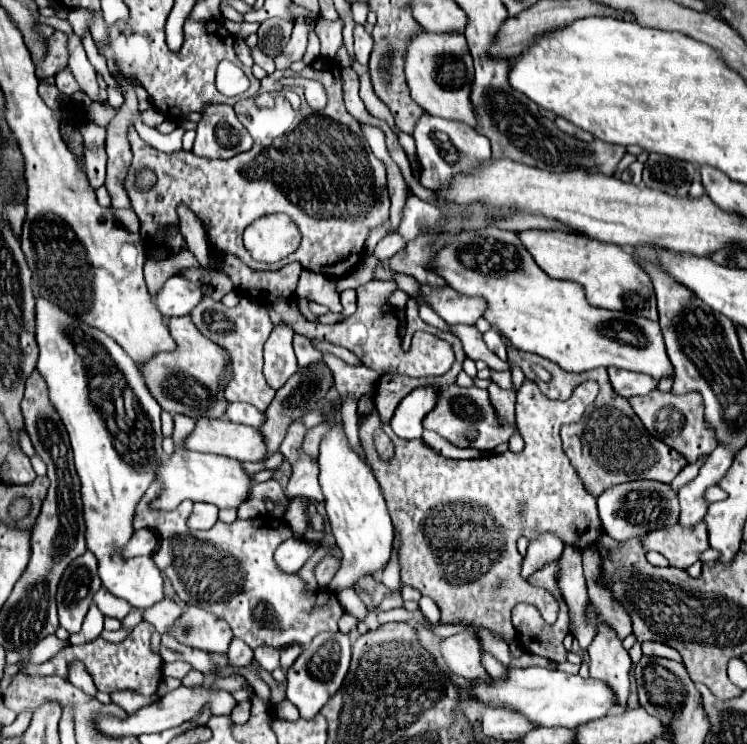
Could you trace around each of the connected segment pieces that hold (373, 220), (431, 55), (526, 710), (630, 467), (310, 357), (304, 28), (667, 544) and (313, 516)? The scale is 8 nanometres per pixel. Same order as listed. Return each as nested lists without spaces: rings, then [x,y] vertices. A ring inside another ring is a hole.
[[[320,57],[300,75],[324,85],[328,105],[322,111],[314,111],[302,101],[300,111],[290,109],[292,113],[288,117],[286,111],[258,109],[250,99],[238,101],[238,115],[248,115],[248,131],[254,135],[254,145],[250,151],[228,161],[204,159],[192,151],[162,153],[144,143],[136,129],[130,127],[128,139],[134,161],[126,177],[126,191],[140,217],[142,237],[158,239],[158,229],[178,223],[178,203],[186,203],[206,221],[204,227],[214,255],[234,253],[258,271],[278,271],[298,261],[304,269],[340,277],[358,265],[368,233],[384,225],[390,217],[386,169],[380,159],[372,157],[360,123],[344,107],[340,65],[334,59]],[[142,169],[156,173],[154,187],[146,191],[136,187],[136,173]],[[268,213],[290,215],[302,233],[300,247],[278,263],[258,263],[242,245],[244,229]],[[338,261],[346,261],[346,267],[332,267]]]
[[[428,31],[416,35],[410,41],[406,53],[406,81],[412,99],[428,115],[450,119],[450,121],[462,121],[470,127],[476,127],[476,115],[470,103],[474,67],[472,67],[472,57],[464,35],[428,33]]]
[[[544,667],[530,669],[508,669],[508,679],[494,679],[492,683],[480,681],[472,695],[484,705],[494,707],[510,707],[526,715],[538,727],[580,727],[582,723],[590,723],[610,713],[612,707],[618,705],[612,687],[606,687],[600,679],[582,679],[580,675],[562,673],[558,669],[550,671]]]
[[[506,341],[506,349],[508,349],[508,363],[510,367],[520,367],[526,375],[526,379],[538,383],[540,391],[554,401],[566,401],[570,397],[570,393],[574,391],[576,385],[594,379],[600,385],[600,395],[596,397],[596,425],[570,425],[570,427],[562,427],[562,443],[564,443],[564,451],[570,457],[572,465],[576,467],[578,475],[582,477],[584,485],[588,487],[590,493],[594,493],[596,497],[618,483],[626,483],[626,481],[636,481],[636,479],[654,479],[654,481],[662,481],[668,483],[668,479],[674,479],[684,467],[686,467],[686,459],[676,453],[674,449],[670,449],[668,445],[664,445],[662,441],[654,439],[652,435],[648,435],[646,431],[642,433],[642,423],[640,419],[636,419],[636,413],[628,411],[628,401],[620,395],[614,393],[608,373],[604,367],[598,369],[590,369],[584,373],[568,373],[564,369],[560,369],[556,363],[538,357],[534,353],[522,353],[516,351],[516,347],[510,347],[510,341]],[[540,363],[544,369],[548,369],[552,373],[552,381],[544,383],[540,381],[534,371],[530,369],[530,365]]]
[[[294,335],[294,353],[298,357],[300,367],[306,367],[306,365],[322,359],[322,353],[312,345],[310,339],[306,339],[302,335]]]
[[[298,17],[296,25],[294,25],[294,31],[292,31],[292,37],[286,43],[282,55],[274,57],[276,69],[286,71],[294,61],[302,61],[302,57],[306,53],[306,43],[308,43],[308,31],[312,31],[312,29],[314,29],[314,21],[312,19]]]
[[[704,521],[690,529],[674,525],[642,537],[642,547],[662,553],[674,567],[688,569],[708,549],[708,531]]]
[[[314,504],[307,506],[307,515],[309,518],[310,526],[317,531],[324,531],[324,520],[323,517],[317,512]]]

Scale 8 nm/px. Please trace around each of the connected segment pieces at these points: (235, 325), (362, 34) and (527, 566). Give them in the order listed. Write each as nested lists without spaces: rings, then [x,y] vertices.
[[[204,297],[200,305],[192,311],[192,321],[200,329],[202,335],[218,343],[230,353],[230,365],[232,365],[232,379],[224,383],[224,393],[228,401],[244,401],[260,411],[266,411],[266,407],[272,403],[276,391],[266,383],[262,375],[262,347],[274,329],[268,307],[260,303],[258,299],[242,297],[240,303],[234,309],[228,309],[220,301],[214,301],[212,297]]]
[[[356,25],[354,27],[354,57],[360,65],[368,63],[372,51],[372,37],[370,33],[364,29],[364,25]]]
[[[544,533],[538,539],[530,541],[528,553],[526,553],[524,563],[522,563],[522,577],[528,579],[534,571],[542,569],[546,563],[560,559],[562,549],[564,549],[562,541],[552,533]]]

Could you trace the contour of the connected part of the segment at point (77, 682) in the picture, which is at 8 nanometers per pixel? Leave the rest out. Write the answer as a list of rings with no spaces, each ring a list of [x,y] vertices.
[[[76,663],[72,669],[70,669],[70,679],[68,679],[74,687],[78,687],[78,689],[82,689],[86,695],[90,695],[90,697],[94,697],[96,693],[98,693],[98,689],[96,689],[96,685],[94,685],[94,681],[90,679],[90,675],[86,673],[86,669],[80,665],[80,663]]]

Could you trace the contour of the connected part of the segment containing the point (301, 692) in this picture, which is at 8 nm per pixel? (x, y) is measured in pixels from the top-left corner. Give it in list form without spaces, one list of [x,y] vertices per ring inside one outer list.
[[[340,631],[320,633],[286,671],[286,699],[290,699],[298,707],[302,719],[312,719],[324,707],[324,703],[340,689],[348,673],[350,657],[352,657],[352,645],[348,635],[342,635]]]

